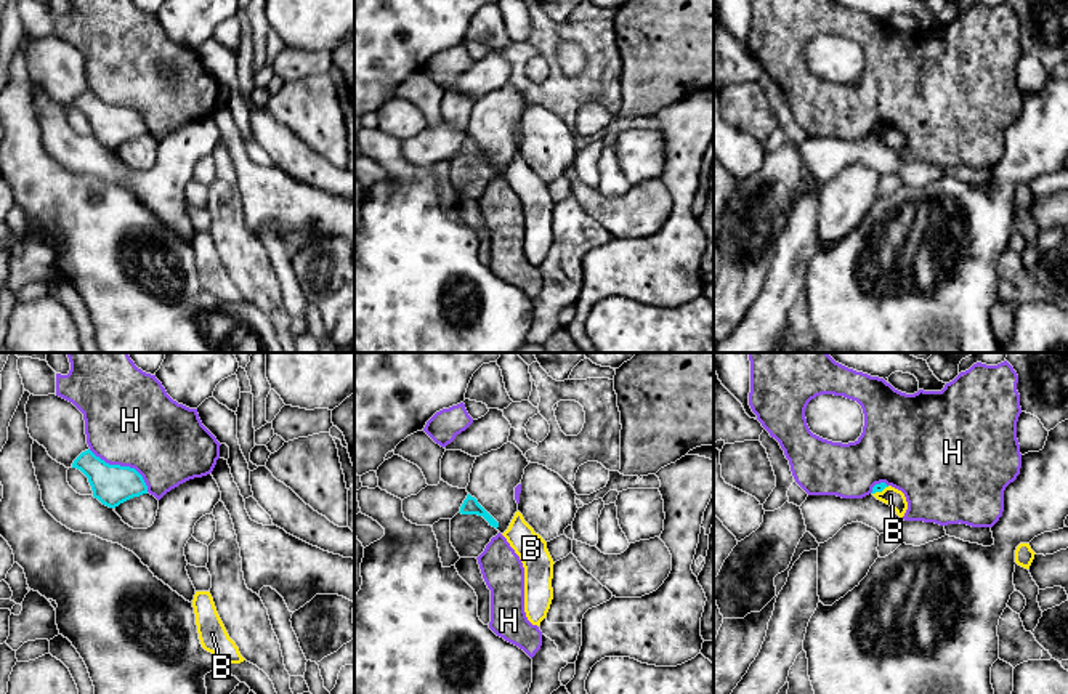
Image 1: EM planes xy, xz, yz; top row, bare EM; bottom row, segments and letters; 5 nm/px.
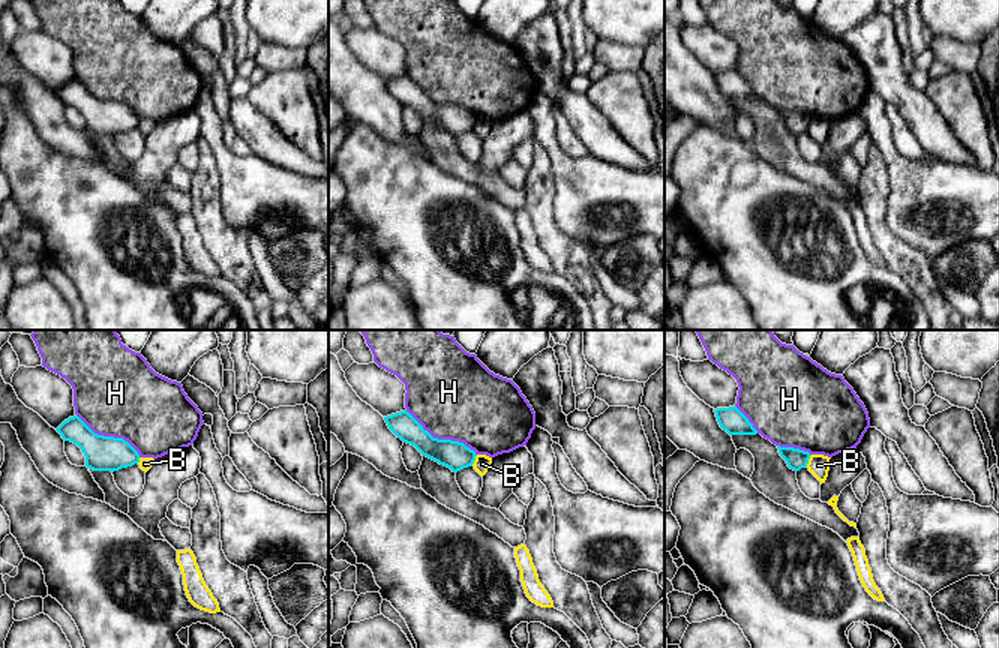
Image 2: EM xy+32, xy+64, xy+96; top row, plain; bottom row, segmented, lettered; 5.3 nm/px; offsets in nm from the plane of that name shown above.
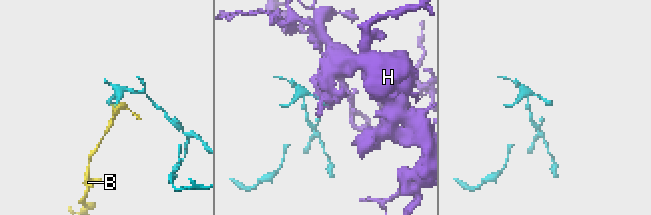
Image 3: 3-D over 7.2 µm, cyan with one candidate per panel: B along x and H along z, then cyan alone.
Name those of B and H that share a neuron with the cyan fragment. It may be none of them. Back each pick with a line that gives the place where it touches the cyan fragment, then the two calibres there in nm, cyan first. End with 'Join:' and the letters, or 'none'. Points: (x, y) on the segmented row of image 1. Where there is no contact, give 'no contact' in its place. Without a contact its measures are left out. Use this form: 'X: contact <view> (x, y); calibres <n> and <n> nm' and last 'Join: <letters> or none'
Join: none

